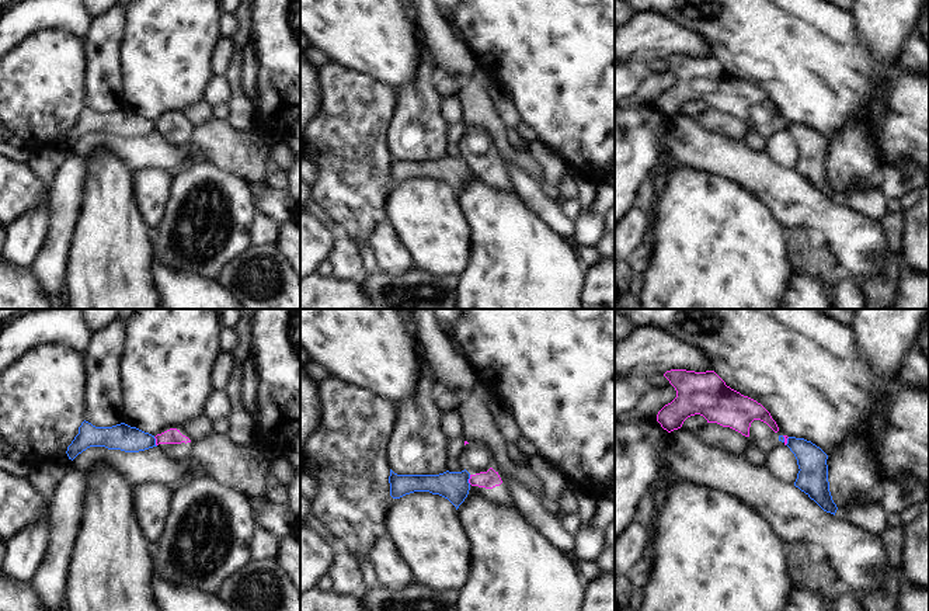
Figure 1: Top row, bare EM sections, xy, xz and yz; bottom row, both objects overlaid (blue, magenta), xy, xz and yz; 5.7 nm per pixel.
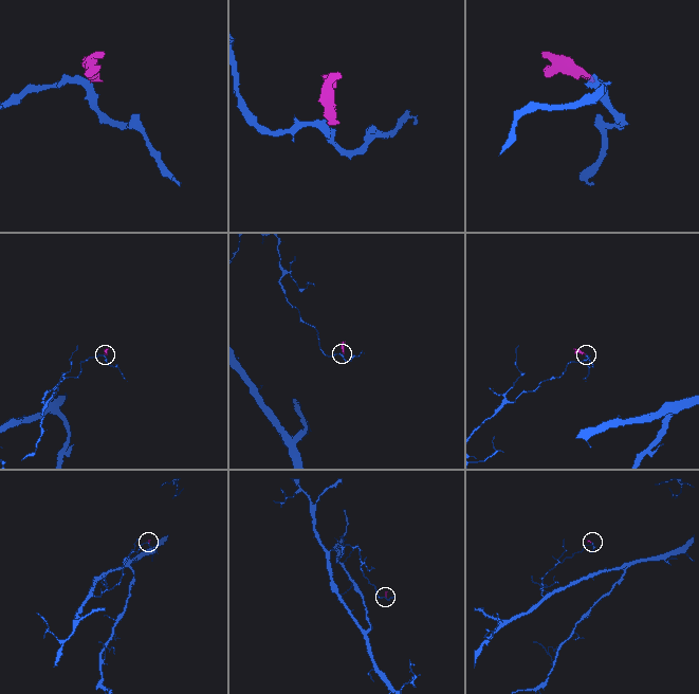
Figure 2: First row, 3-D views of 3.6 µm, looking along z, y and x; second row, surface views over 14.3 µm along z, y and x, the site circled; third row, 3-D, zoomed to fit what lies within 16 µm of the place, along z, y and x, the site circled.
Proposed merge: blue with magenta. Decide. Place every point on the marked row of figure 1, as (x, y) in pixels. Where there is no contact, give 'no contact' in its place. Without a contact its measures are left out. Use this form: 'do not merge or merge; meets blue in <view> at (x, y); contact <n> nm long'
do not merge; meets blue in xz at (469, 478); contact 60 nm long

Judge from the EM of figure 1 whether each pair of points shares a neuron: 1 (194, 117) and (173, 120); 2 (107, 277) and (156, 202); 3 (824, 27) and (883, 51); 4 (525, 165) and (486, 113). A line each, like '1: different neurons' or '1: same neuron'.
1: different neurons
2: different neurons
3: different neurons
4: same neuron

